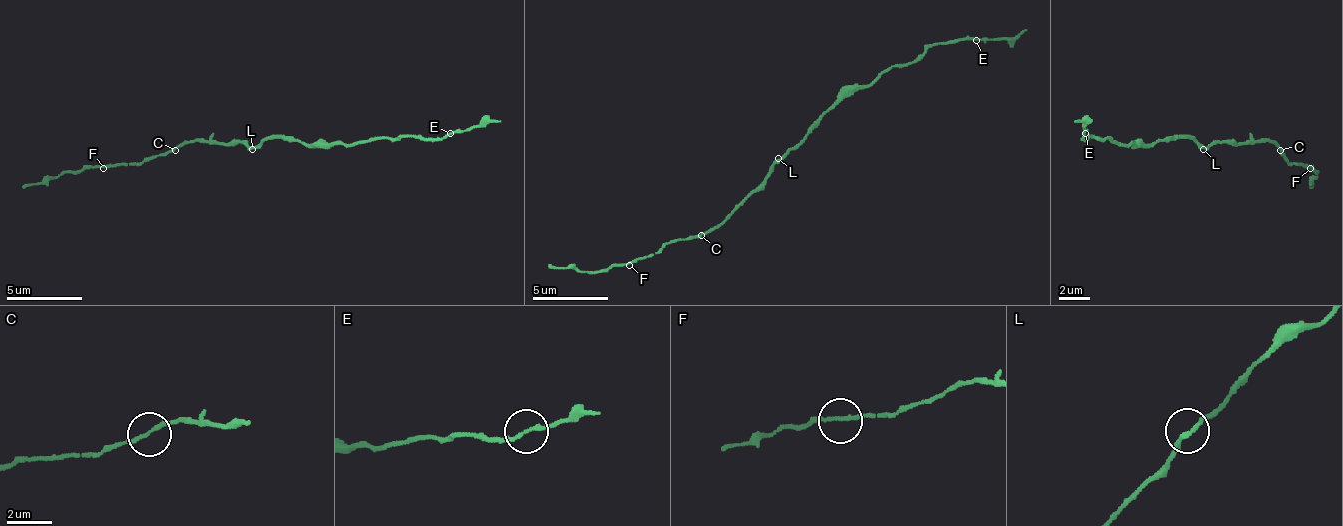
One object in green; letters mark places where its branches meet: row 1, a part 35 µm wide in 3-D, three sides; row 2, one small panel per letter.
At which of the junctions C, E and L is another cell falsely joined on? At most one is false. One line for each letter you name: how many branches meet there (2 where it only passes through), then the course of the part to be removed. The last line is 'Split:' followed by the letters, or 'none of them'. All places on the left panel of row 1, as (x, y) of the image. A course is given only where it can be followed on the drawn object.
C: branches 2; course (176, 149), (138, 164), (69, 172), (23, 187)
Split: C

